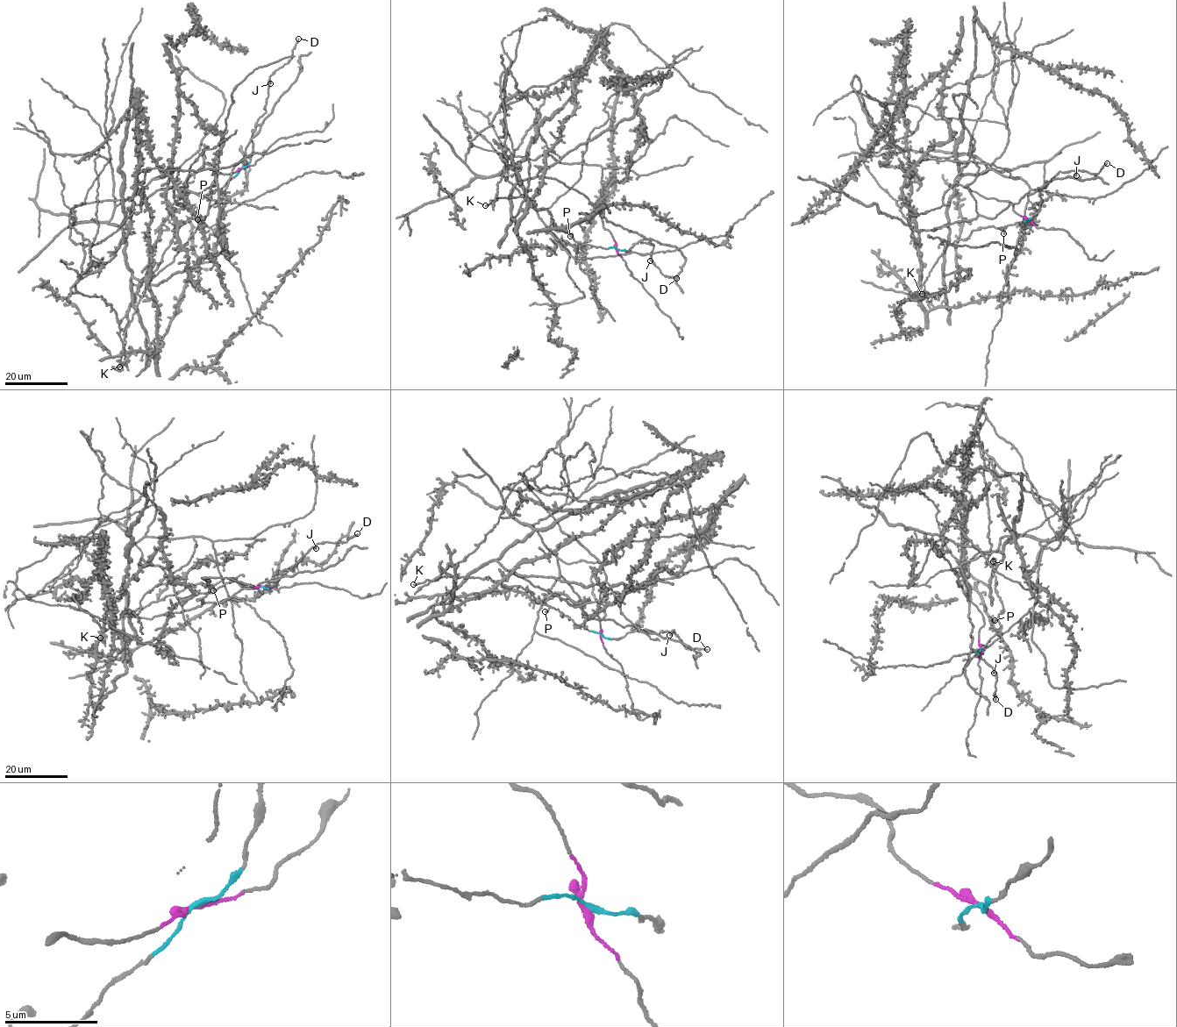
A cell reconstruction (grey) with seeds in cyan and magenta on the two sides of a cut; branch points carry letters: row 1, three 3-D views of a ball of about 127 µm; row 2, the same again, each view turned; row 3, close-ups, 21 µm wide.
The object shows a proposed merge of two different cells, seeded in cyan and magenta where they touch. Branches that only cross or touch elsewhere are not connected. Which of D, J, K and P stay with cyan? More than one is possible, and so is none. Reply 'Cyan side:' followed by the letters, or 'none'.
Cyan side: D, J, K, P

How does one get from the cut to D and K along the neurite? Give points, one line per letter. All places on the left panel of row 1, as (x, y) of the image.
D: (242, 168), (250, 160), (253, 148), (252, 134), (258, 118), (266, 111), (269, 78), (291, 59), (297, 39)
K: (242, 168), (221, 188), (200, 199), (197, 210), (174, 234), (124, 332), (119, 367)

